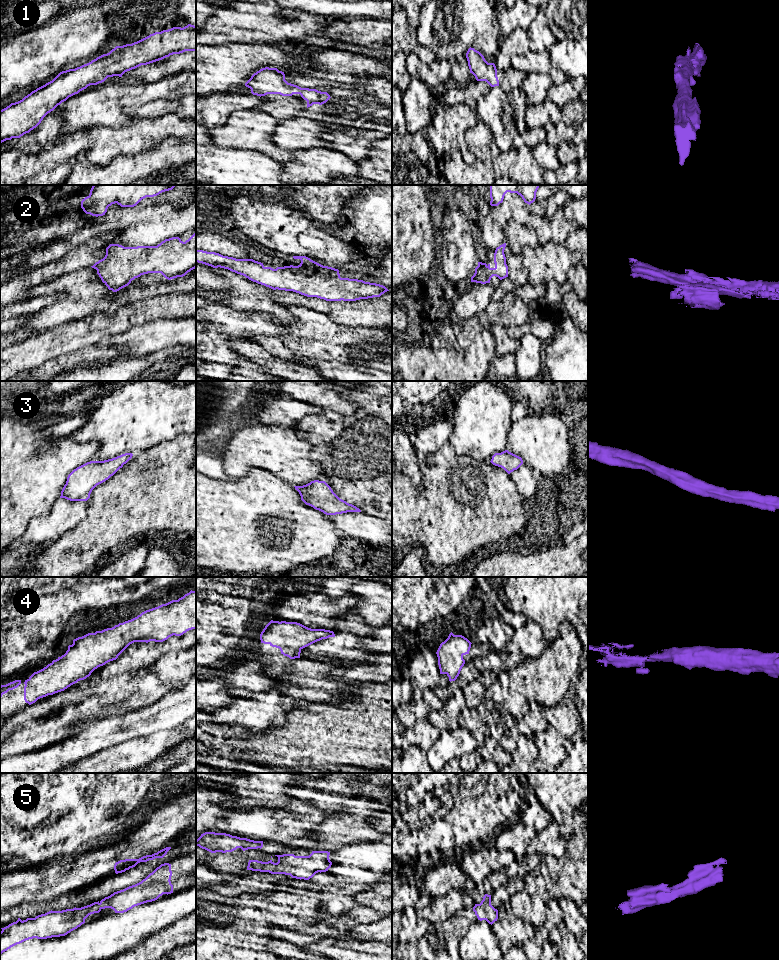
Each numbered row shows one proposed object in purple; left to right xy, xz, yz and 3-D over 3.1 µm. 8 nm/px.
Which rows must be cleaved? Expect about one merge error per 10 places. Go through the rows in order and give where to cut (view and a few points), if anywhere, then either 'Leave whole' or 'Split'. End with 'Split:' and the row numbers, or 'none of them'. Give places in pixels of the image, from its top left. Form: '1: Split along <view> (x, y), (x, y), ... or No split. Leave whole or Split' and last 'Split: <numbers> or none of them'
1: No split. Leave whole
2: No split. Leave whole
3: No split. Leave whole
4: No split. Leave whole
5: No split. Leave whole
Split: none of them

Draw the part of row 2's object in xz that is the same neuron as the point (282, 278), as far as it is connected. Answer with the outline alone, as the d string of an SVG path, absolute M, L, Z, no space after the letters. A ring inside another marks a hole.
M196 250L196 262L213 268L220 267L228 269L273 290L293 291L307 297L317 297L326 301L356 301L380 297L389 291L385 286L380 284L358 279L341 278L338 269L323 266L306 256L293 256L293 258L300 259L301 263L298 266L290 265L273 269L271 267L265 267L263 263L253 259L236 259L215 252Z

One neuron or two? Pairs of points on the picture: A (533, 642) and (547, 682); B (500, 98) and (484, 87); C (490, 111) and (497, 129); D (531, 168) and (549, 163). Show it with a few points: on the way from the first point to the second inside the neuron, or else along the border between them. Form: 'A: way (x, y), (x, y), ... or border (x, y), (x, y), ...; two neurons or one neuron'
A: border (549, 644), (538, 655), (517, 660); two neurons
B: border (492, 87), (486, 94), (478, 98), (474, 107); two neurons
C: way (494, 115), (497, 118), (497, 125); one neuron
D: border (530, 149), (532, 157), (544, 170); two neurons

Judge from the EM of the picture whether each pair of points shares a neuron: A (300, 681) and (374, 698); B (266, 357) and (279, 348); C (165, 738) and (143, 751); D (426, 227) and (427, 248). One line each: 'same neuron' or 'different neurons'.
A: different neurons
B: different neurons
C: same neuron
D: different neurons

